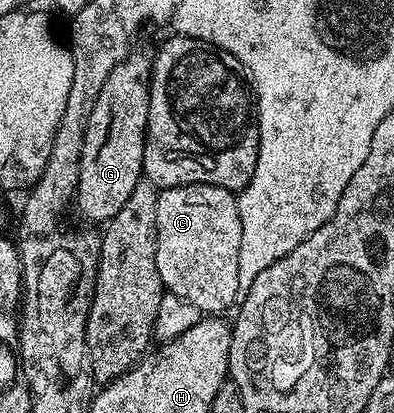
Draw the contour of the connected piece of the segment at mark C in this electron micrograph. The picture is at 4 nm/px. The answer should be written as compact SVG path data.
M176 186L158 193L155 264L159 268L161 285L168 293L194 305L202 315L224 315L224 310L238 301L242 293L239 288L239 248L242 244L243 224L239 220L234 191L218 186Z

